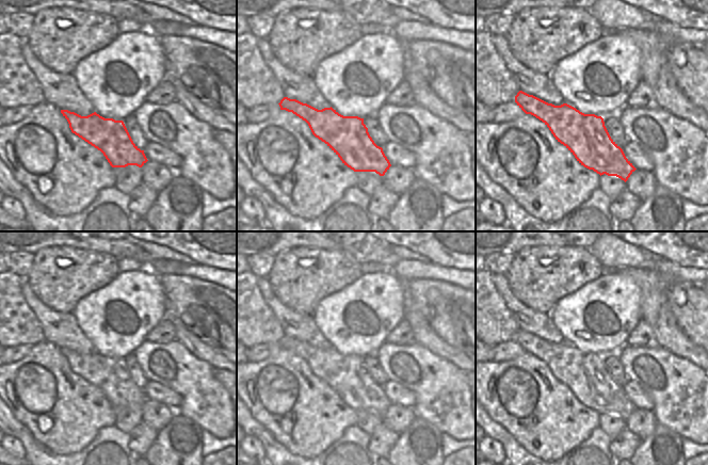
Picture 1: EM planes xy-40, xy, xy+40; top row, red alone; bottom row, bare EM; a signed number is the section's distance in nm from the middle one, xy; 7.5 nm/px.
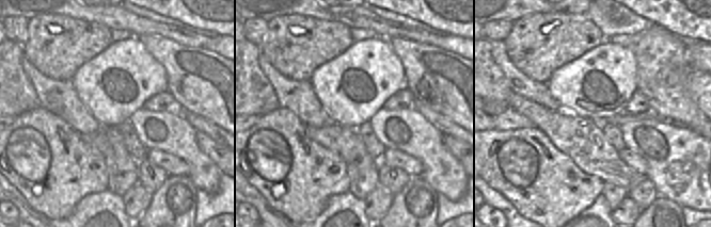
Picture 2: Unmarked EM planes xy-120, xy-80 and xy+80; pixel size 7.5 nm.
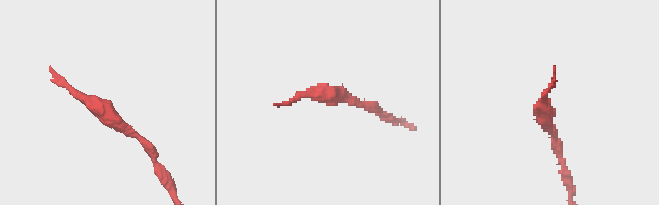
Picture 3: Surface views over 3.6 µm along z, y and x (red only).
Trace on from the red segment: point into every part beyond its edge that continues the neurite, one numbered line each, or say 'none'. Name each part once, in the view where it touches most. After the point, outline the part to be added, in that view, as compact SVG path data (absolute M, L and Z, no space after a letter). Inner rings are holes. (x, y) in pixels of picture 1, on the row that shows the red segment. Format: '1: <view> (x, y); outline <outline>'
none

